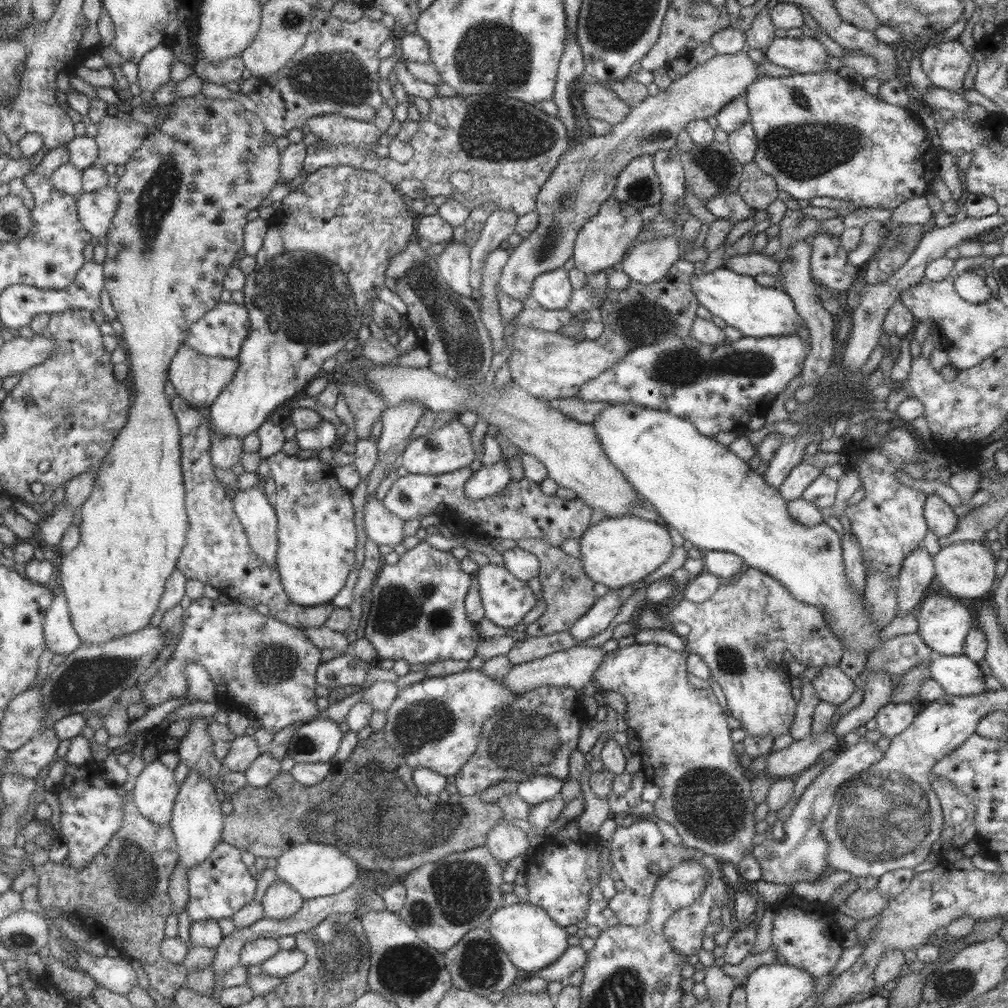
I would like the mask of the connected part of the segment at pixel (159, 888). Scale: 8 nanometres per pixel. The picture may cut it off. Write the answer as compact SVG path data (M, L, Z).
M129 796L124 799L122 808L123 815L119 829L85 868L75 871L68 867L64 868L61 864L53 864L51 861L42 866L33 866L33 872L37 876L38 902L45 908L50 906L52 910L69 912L80 922L80 927L93 938L103 941L106 947L112 947L128 960L139 961L150 988L165 999L169 999L186 980L186 970L182 964L168 962L159 953L160 943L164 940L165 921L172 912L168 883L171 872L178 865L175 840L168 824L152 824L139 814Z

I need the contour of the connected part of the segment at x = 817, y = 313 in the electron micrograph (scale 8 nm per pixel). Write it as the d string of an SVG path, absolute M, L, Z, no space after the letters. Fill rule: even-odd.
M810 239L797 240L795 244L791 244L789 248L785 249L787 259L779 262L779 273L781 273L781 280L779 280L781 290L785 291L789 297L797 315L804 321L804 325L809 329L810 336L810 350L803 360L800 385L807 383L807 381L816 382L814 389L819 388L818 379L825 374L832 361L832 346L835 339L836 316L829 314L827 310L821 306L819 296L815 294L815 284L811 281L810 275L810 256L812 244Z

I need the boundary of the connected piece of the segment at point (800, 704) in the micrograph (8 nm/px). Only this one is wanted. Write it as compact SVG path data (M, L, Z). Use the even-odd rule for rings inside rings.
M802 674L798 675L795 681L799 684L801 697L796 703L793 722L788 730L793 740L811 734L812 714L815 705L820 701L811 681L803 677Z

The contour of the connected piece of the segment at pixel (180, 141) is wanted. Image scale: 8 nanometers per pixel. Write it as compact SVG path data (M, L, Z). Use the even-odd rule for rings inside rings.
M197 93L193 96L187 96L187 98L177 98L177 100L173 100L171 102L171 109L169 111L168 116L163 118L163 121L159 122L157 126L157 130L153 134L147 134L147 136L143 139L143 142L139 145L139 148L136 148L132 154L131 158L127 160L124 164L124 172L121 176L118 177L118 182L114 186L114 189L117 191L118 194L118 204L111 219L111 226L109 227L109 231L106 234L106 242L105 242L105 250L106 255L102 262L102 269L103 269L103 276L104 278L104 290L107 291L109 295L110 302L116 312L116 319L121 323L123 326L123 333L120 337L120 342L123 348L126 350L127 354L127 364L129 371L131 371L131 378L133 378L133 396L131 397L130 408L127 412L127 421L121 429L119 429L119 433L115 434L115 439L113 439L113 444L109 451L107 451L106 456L103 458L101 465L98 467L96 471L96 476L94 476L93 486L89 496L82 502L80 506L80 512L77 516L76 523L79 526L79 542L75 545L75 548L72 548L68 553L62 554L61 556L61 566L59 566L59 584L61 584L61 590L63 590L63 594L65 595L65 601L68 607L68 614L71 621L71 626L73 627L73 631L77 633L79 640L81 643L87 643L89 645L99 645L101 643L105 643L107 641L111 641L111 639L115 639L120 637L121 635L126 635L136 630L142 629L143 627L149 624L150 618L155 614L155 611L158 610L158 603L161 598L161 593L163 593L163 585L165 585L166 578L175 570L175 565L177 562L177 558L179 558L179 554L181 554L181 550L183 546L185 546L185 534L187 532L187 515L185 514L185 507L184 507L184 492L185 489L183 488L183 481L182 481L182 471L180 466L181 461L181 451L179 451L179 427L177 427L177 421L175 421L175 415L170 408L170 402L167 400L167 396L164 392L164 386L166 380L168 380L168 370L169 364L171 363L172 357L176 354L176 351L182 346L185 341L185 338L188 334L188 329L190 328L191 324L194 324L203 314L207 311L211 310L217 303L219 303L219 292L223 290L223 279L227 274L227 269L231 267L233 264L233 259L237 256L237 250L242 248L242 240L243 240L243 227L245 227L245 223L247 222L247 218L245 217L247 212L250 210L258 210L261 206L261 200L268 196L269 191L280 181L281 176L279 176L279 157L281 157L281 150L278 150L275 144L275 136L272 136L270 133L266 132L266 129L262 126L261 120L259 116L257 116L253 111L247 111L243 109L243 106L233 100L215 100L213 98L207 98L207 96L203 96L203 94Z

